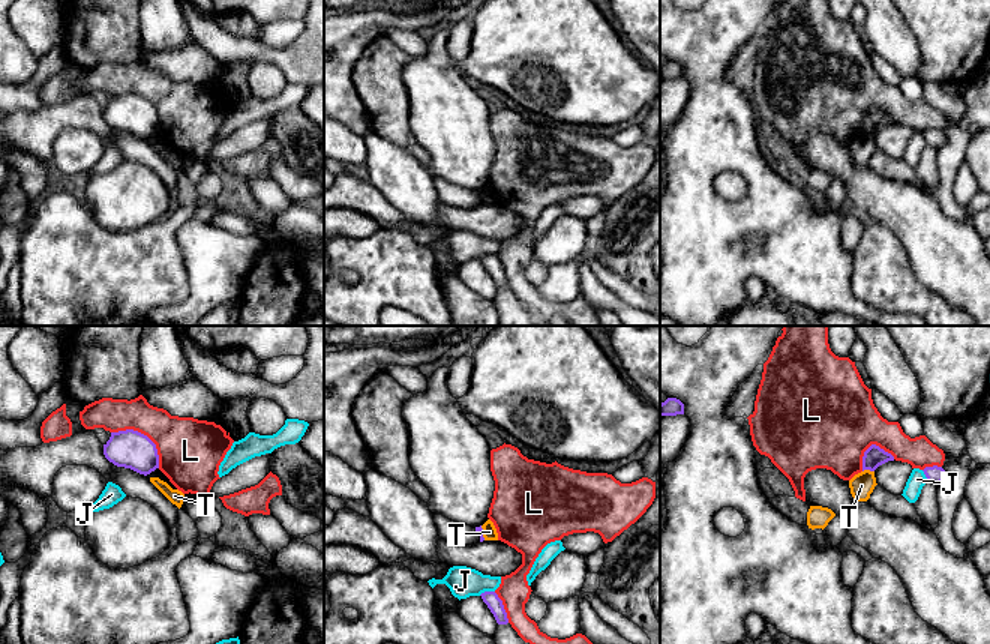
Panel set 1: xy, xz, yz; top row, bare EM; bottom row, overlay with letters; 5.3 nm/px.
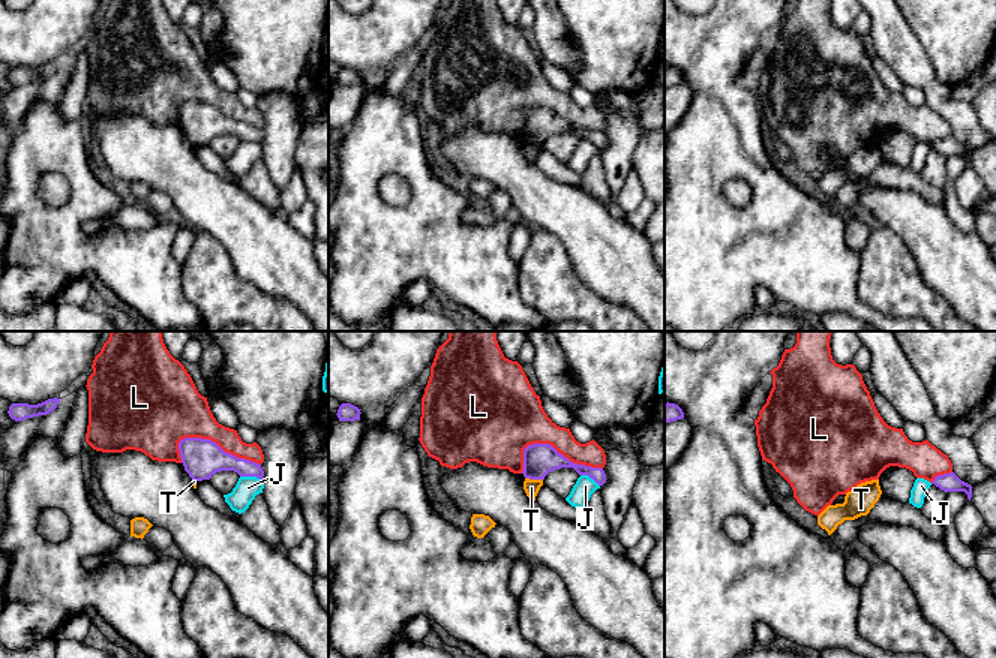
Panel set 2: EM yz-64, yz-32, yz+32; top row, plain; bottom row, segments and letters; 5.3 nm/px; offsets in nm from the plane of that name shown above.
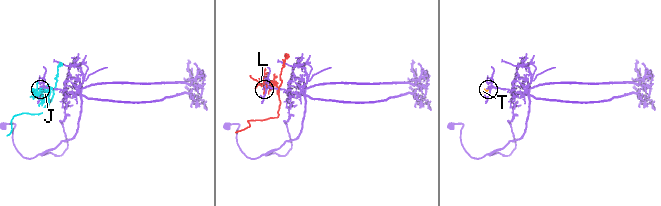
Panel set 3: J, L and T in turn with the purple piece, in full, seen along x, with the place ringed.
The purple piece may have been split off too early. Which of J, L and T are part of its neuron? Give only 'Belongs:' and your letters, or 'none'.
Belongs: none

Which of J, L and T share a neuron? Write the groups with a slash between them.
J / L / T

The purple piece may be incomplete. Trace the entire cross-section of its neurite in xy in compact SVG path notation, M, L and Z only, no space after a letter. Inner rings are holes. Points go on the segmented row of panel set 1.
M134 429L111 432L110 440L104 444L104 455L114 465L144 476L159 468L156 444Z

